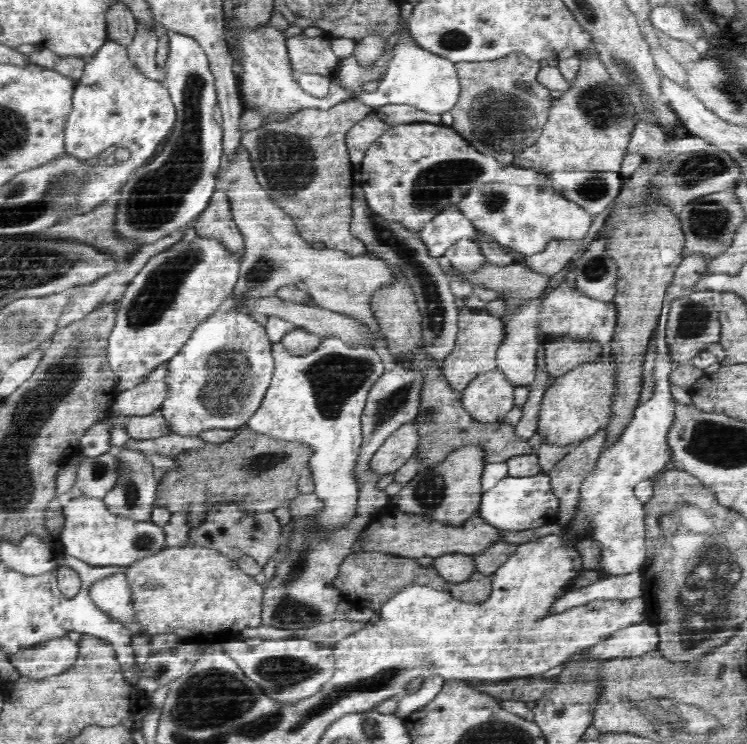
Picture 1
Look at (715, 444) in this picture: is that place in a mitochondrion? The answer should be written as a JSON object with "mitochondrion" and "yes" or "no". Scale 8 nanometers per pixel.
{"mitochondrion":"yes"}

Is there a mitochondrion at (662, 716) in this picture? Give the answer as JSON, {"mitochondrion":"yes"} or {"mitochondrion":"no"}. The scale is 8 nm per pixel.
{"mitochondrion":"yes"}

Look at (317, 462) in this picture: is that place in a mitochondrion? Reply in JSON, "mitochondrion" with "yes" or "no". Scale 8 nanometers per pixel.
{"mitochondrion":"no"}

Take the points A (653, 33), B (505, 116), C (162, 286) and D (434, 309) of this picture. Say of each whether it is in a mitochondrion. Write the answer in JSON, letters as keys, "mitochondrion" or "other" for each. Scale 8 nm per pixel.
{"A":"other","B":"mitochondrion","C":"mitochondrion","D":"mitochondrion"}

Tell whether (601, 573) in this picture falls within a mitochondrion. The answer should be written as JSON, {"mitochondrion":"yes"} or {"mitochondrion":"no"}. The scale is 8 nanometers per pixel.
{"mitochondrion":"no"}

